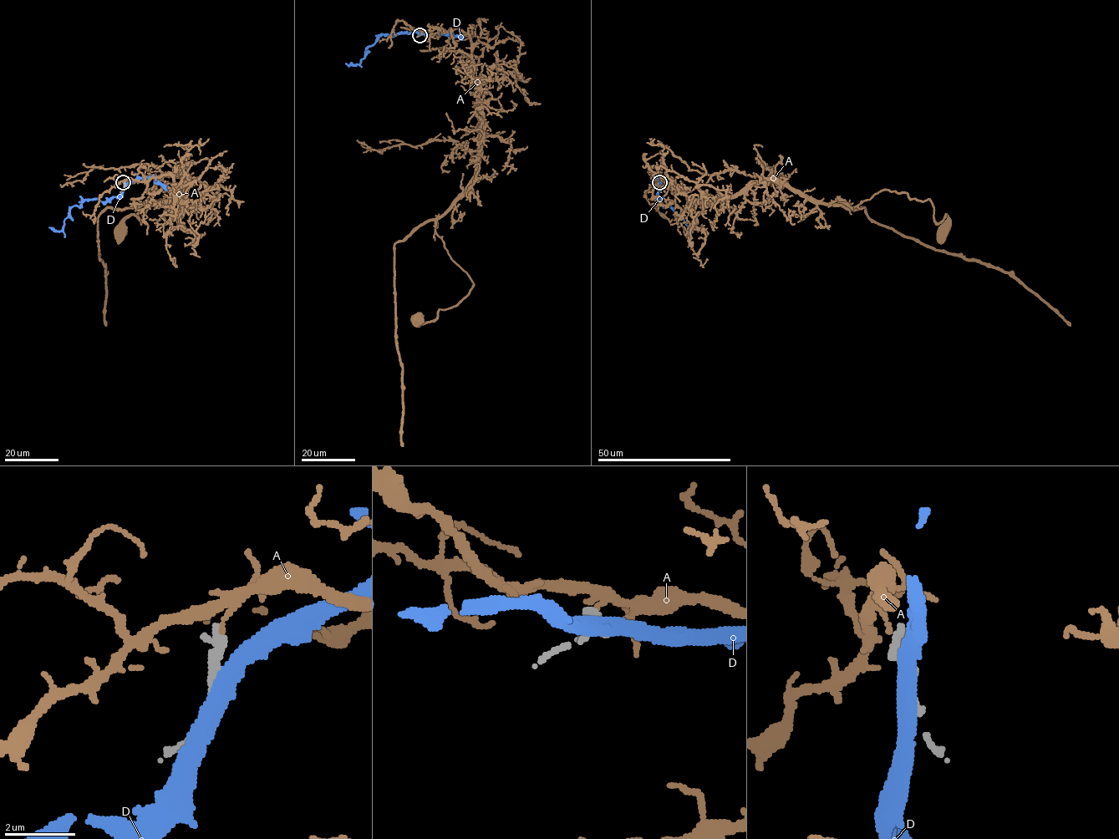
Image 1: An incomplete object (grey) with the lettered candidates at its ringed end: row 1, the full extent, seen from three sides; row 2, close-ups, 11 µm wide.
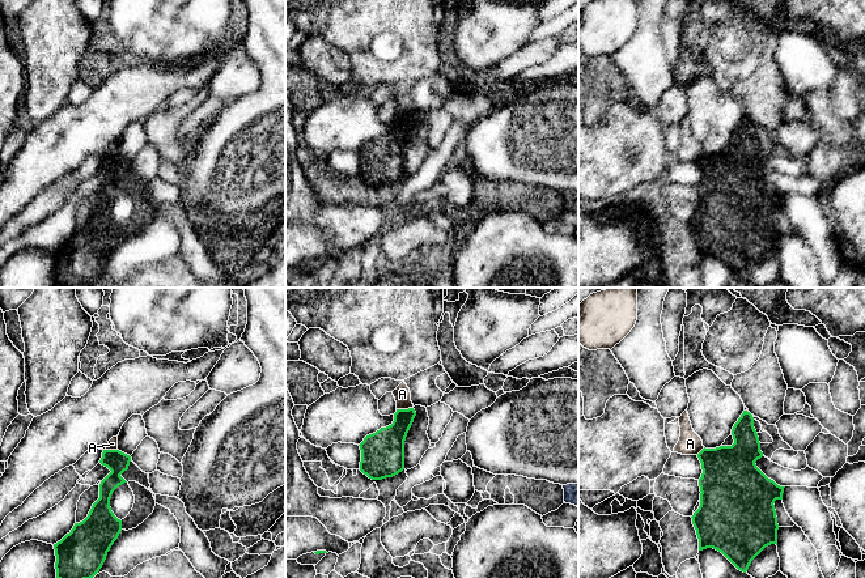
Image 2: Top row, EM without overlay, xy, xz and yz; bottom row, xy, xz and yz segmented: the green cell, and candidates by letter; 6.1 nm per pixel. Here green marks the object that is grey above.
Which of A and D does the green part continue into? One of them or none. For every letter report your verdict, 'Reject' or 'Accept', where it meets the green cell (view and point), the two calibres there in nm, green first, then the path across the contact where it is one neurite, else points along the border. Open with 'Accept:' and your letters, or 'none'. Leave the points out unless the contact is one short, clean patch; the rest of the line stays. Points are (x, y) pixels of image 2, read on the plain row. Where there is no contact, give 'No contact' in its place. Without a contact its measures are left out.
Accept: none
A: Reject. Touches green at xz (405, 117). Thickness 220 nm (green) against 100 nm. Boundary: xz (412, 114), (397, 117)
D: Reject. No contact

